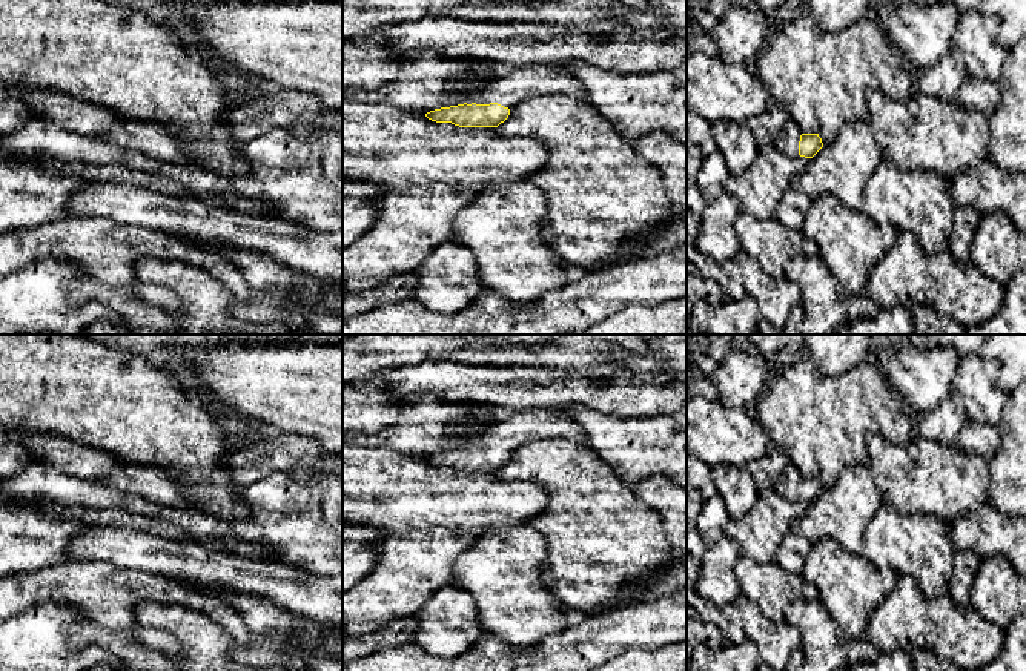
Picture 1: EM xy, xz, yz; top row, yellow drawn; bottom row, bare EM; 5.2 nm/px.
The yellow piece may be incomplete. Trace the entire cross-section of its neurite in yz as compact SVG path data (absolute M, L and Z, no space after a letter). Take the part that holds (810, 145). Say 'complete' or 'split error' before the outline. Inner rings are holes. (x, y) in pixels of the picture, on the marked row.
split error; M788 120L785 127L777 134L774 146L779 152L796 158L813 158L822 147L822 138L819 134L802 134L794 120Z

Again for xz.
split error; M533 64L515 68L510 75L491 80L475 92L465 94L464 104L435 109L425 117L459 127L498 127L519 103L547 94L571 95L590 101L579 81L564 68Z

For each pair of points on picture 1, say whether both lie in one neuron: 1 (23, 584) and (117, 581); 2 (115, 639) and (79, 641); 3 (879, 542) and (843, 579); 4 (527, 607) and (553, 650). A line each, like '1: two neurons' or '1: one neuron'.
1: one neuron
2: one neuron
3: two neurons
4: two neurons

